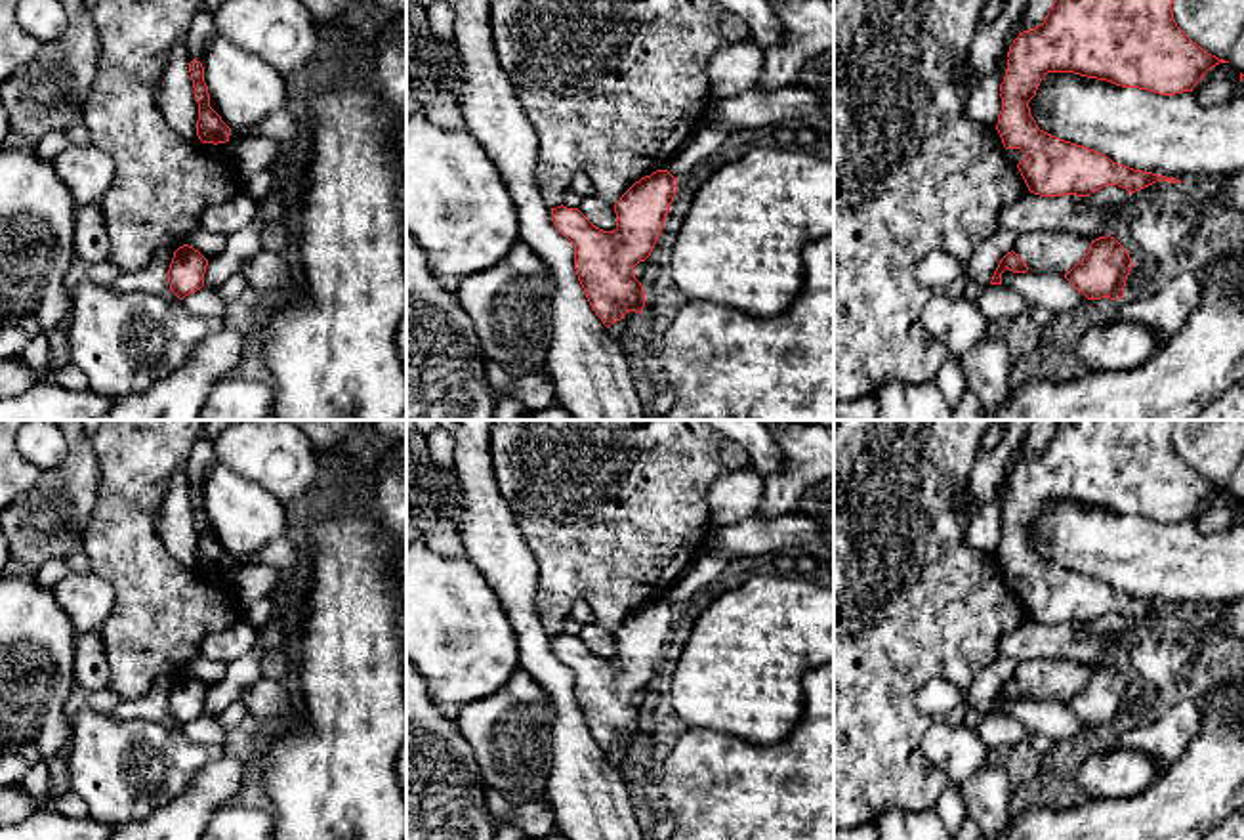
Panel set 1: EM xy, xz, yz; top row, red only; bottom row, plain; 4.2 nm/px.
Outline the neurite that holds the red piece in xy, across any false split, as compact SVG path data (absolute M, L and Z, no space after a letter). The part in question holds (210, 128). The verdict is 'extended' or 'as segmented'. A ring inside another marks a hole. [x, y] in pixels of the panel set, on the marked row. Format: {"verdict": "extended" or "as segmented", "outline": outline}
{"verdict": "as segmented", "outline": "M193 59L189 63L189 73L195 88L195 97L198 103L197 136L202 143L225 143L229 141L231 128L221 120L221 116L210 107L210 94L204 82L204 67L200 61Z"}

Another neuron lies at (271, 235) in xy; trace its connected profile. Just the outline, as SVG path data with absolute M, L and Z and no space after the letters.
M269 223L261 229L261 248L273 252L284 252L294 248L294 227L292 223Z

